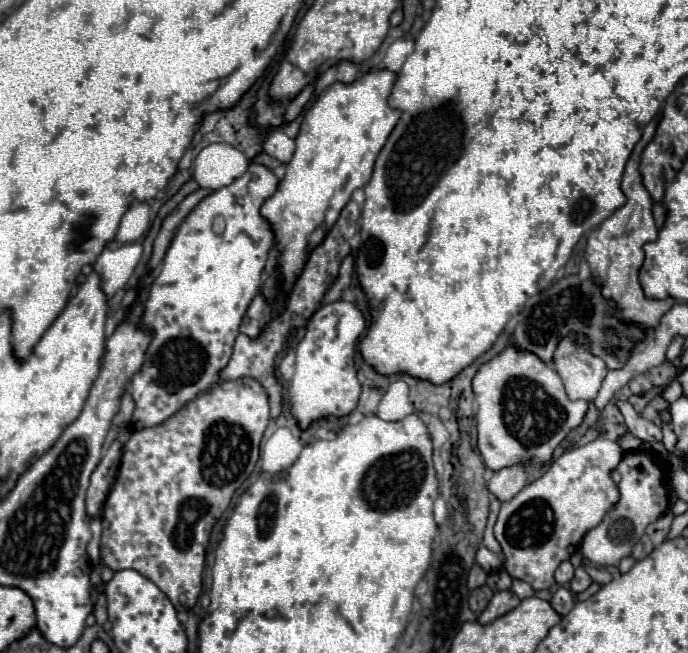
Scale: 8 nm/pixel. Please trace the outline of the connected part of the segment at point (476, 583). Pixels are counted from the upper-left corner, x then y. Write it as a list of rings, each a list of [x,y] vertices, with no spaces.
[[[475,564],[475,566],[471,568],[471,572],[469,572],[467,586],[469,586],[471,590],[475,590],[475,588],[479,588],[479,586],[483,586],[483,584],[485,584],[485,578],[487,578],[485,570],[483,570],[479,564]]]

